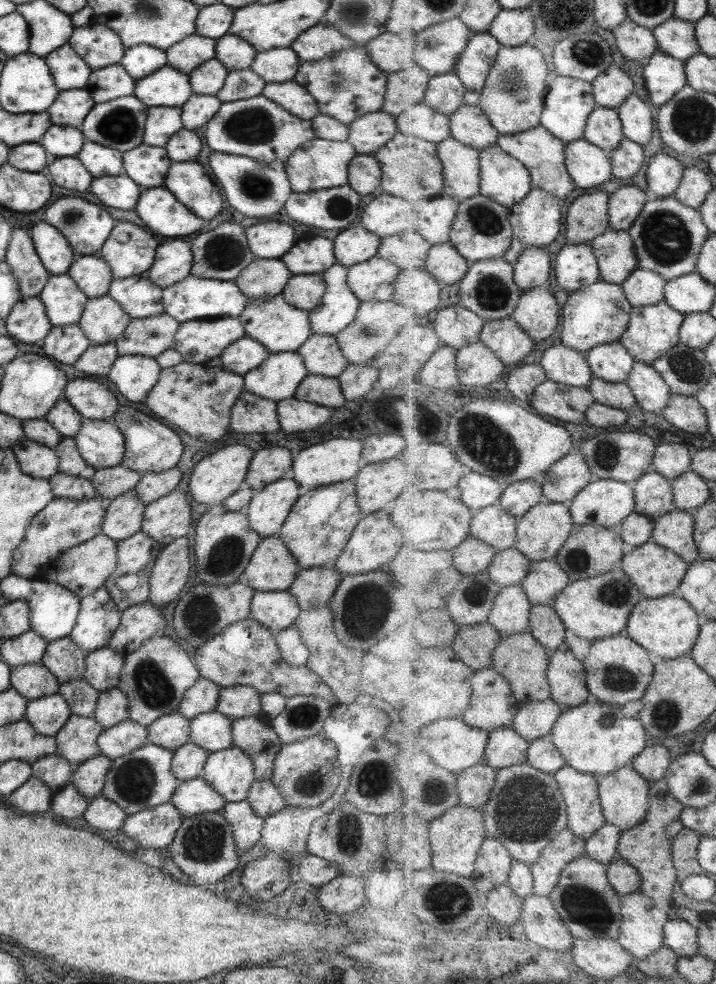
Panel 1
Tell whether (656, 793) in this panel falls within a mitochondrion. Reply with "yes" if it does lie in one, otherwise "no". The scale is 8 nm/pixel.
no

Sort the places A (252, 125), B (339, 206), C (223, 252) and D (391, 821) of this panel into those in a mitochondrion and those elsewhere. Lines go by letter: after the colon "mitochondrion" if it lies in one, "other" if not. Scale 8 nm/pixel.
A: mitochondrion
B: mitochondrion
C: mitochondrion
D: other

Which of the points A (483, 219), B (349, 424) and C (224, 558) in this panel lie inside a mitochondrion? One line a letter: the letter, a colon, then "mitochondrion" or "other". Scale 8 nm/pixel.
A: mitochondrion
B: other
C: mitochondrion

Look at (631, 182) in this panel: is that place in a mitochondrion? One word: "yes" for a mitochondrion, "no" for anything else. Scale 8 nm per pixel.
no

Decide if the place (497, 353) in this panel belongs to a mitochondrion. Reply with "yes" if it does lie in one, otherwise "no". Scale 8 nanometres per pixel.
no

